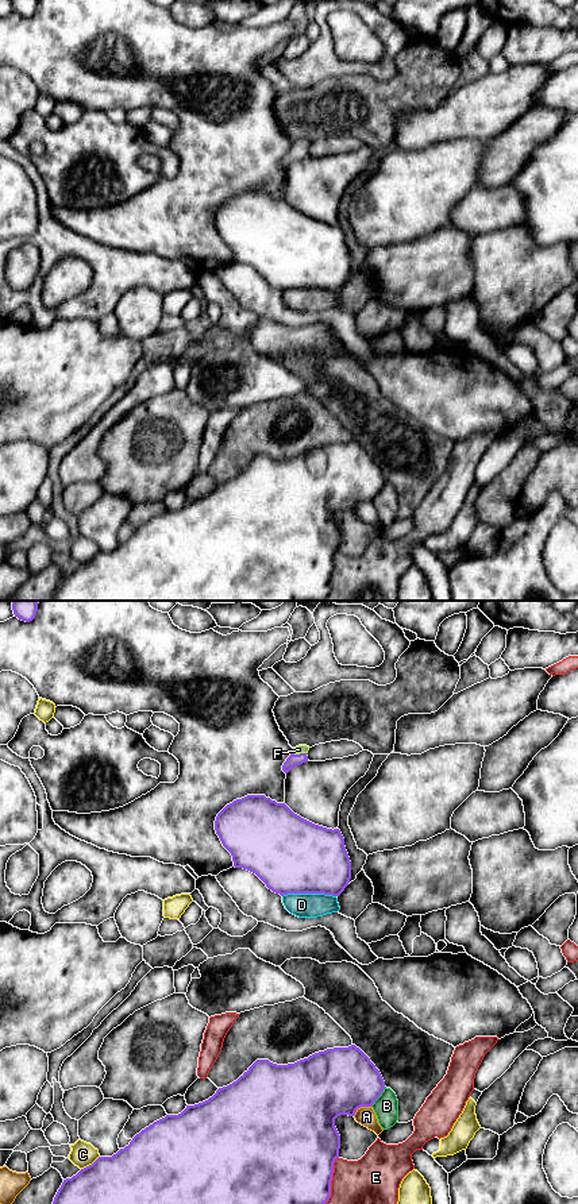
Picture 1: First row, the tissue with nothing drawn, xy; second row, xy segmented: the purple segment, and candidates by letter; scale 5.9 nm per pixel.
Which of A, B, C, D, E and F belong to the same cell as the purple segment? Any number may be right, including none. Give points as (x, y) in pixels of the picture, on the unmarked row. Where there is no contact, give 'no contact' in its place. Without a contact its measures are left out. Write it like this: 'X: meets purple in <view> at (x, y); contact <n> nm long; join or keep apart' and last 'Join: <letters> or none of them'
A: meets purple in xy at (361, 501); contact 130 nm long; keep apart
B: meets purple in xy at (380, 490); contact 150 nm long; keep apart
C: meets purple in xy at (89, 560); contact 140 nm long; keep apart
D: meets purple in xy at (308, 288); contact 320 nm long; keep apart
E: meets purple in xy at (331, 575); contact 300 nm long; keep apart
F: meets purple in xy at (300, 149); contact 90 nm long; join
Join: F

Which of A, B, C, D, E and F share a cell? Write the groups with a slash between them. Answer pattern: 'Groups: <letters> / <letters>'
Groups: A / B / C / D / E / F

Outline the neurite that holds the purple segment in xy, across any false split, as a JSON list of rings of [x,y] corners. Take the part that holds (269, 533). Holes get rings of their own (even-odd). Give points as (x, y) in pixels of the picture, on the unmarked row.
[[[355,440],[327,444],[288,460],[257,455],[236,476],[219,483],[208,495],[186,501],[178,510],[166,510],[136,529],[128,541],[112,552],[99,552],[72,574],[63,575],[53,601],[324,601],[331,591],[334,557],[340,544],[335,514],[340,510],[354,512],[358,503],[371,502],[385,483],[379,466]]]

